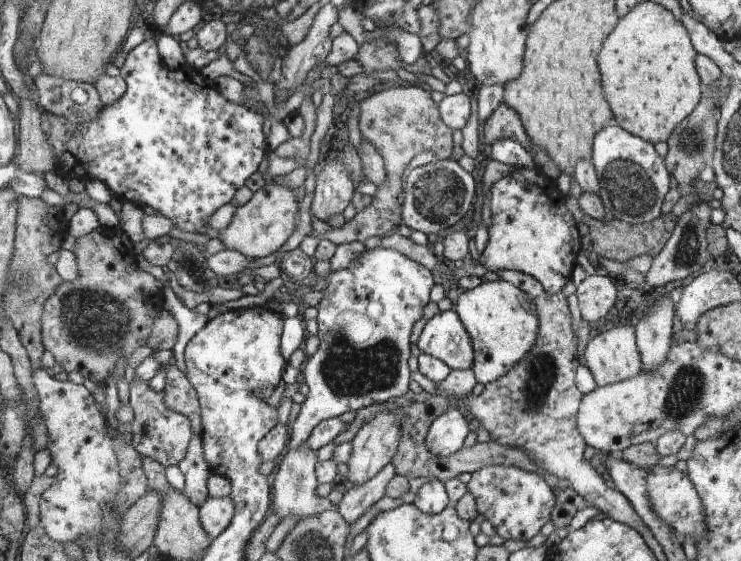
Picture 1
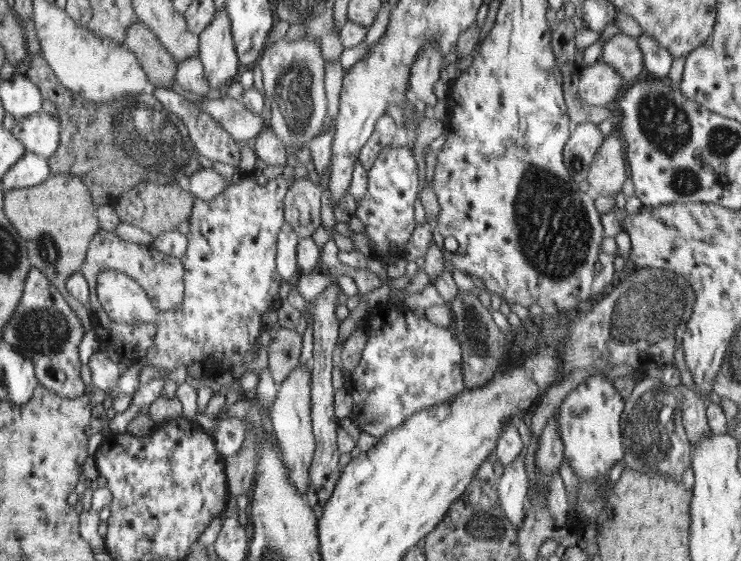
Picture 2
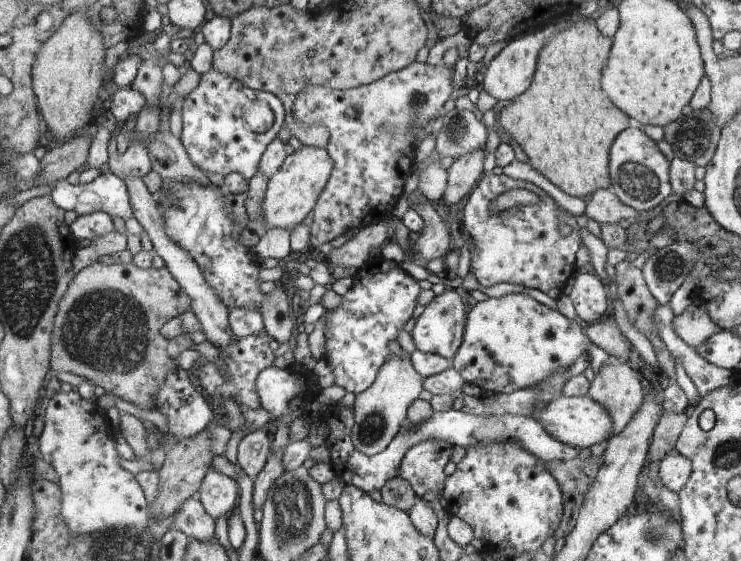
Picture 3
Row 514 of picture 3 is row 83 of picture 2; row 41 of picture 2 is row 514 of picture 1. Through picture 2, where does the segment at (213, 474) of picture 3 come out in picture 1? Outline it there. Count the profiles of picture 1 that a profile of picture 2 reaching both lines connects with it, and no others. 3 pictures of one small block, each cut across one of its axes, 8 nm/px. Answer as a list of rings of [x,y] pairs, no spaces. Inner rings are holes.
[[[230,496],[221,498],[208,497],[200,508],[202,528],[215,539],[224,532],[234,516],[234,502]]]

